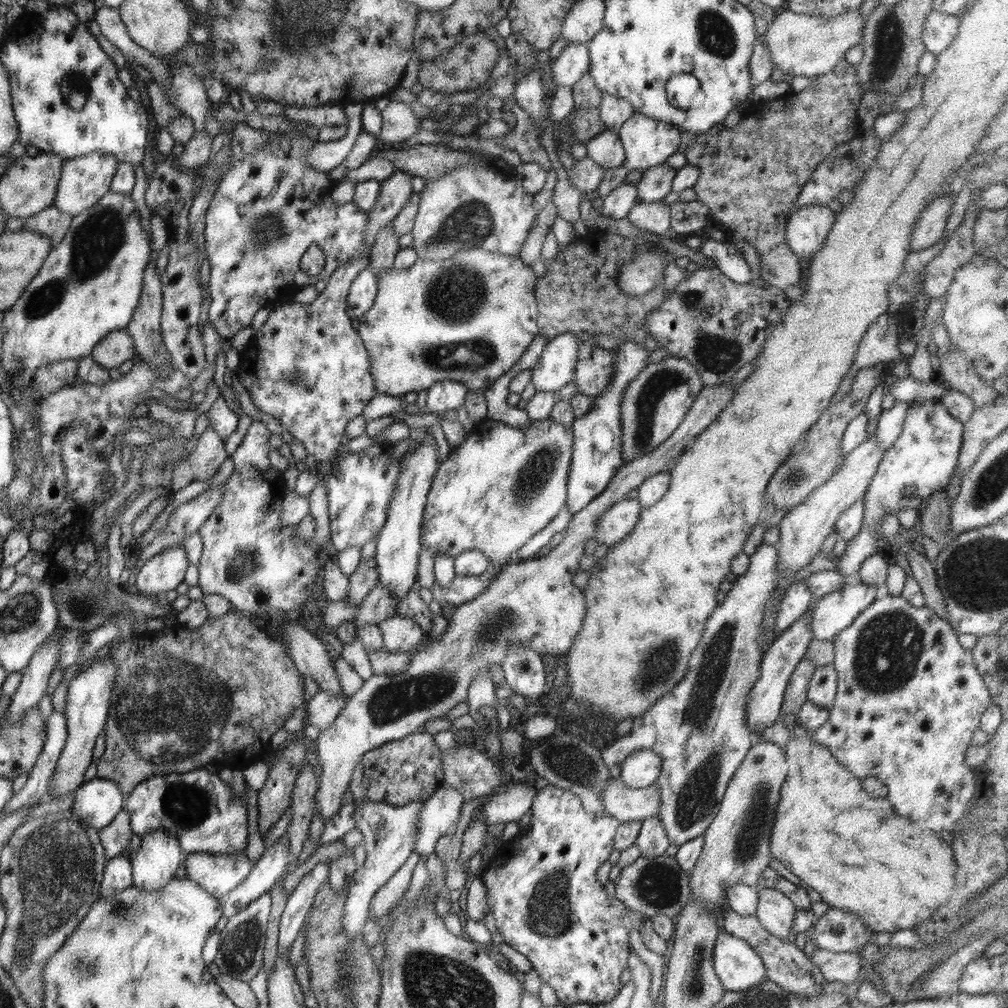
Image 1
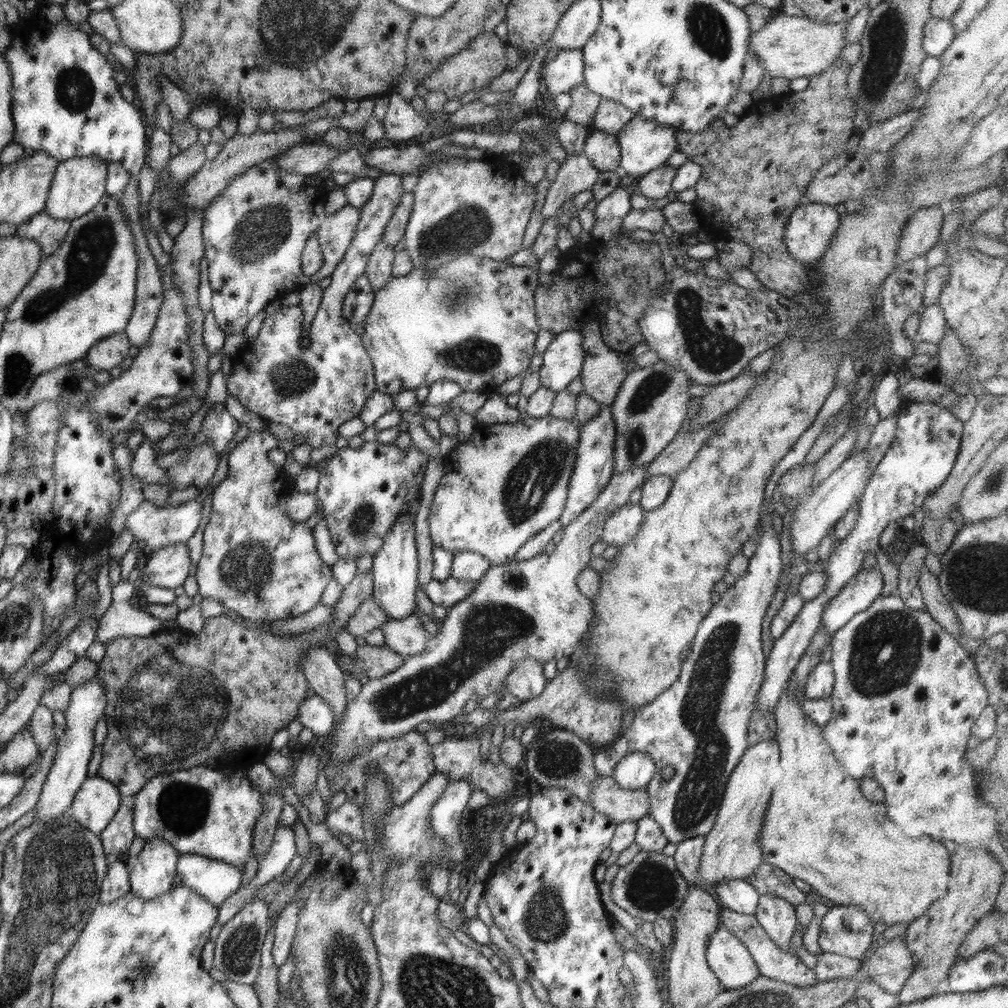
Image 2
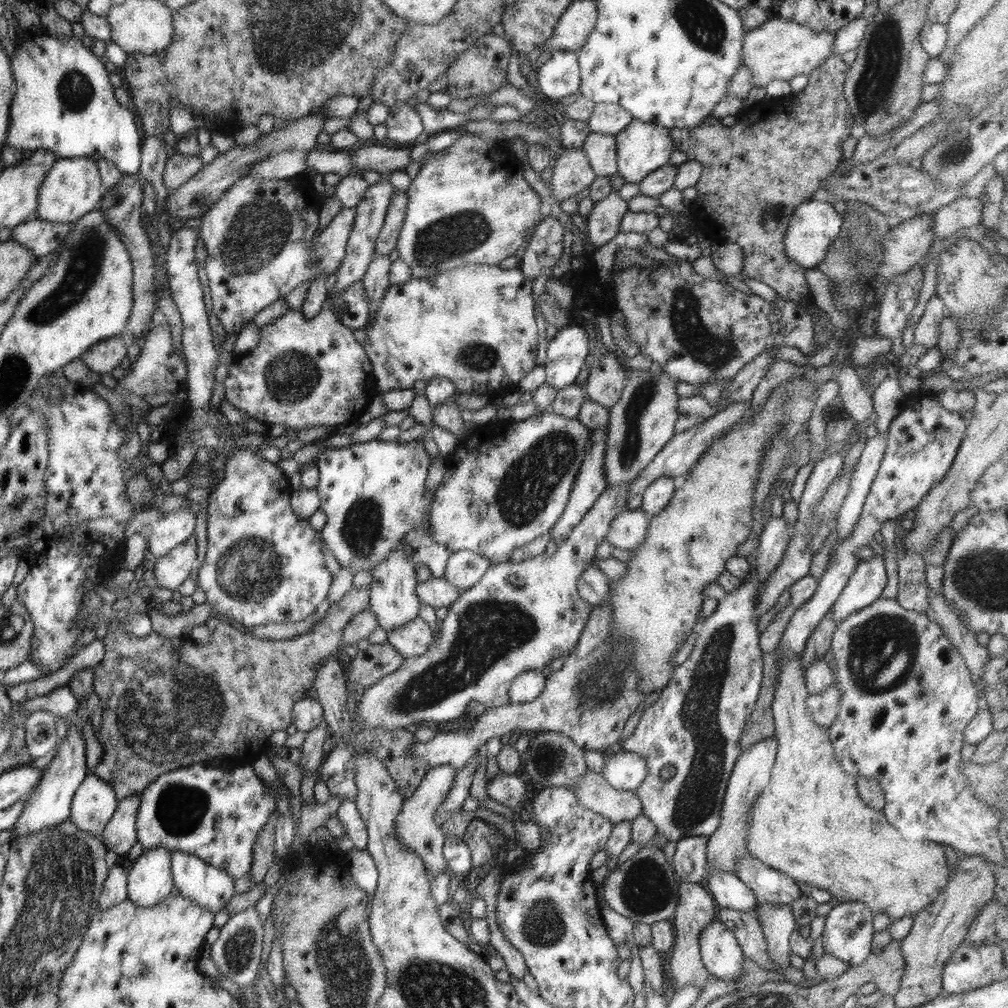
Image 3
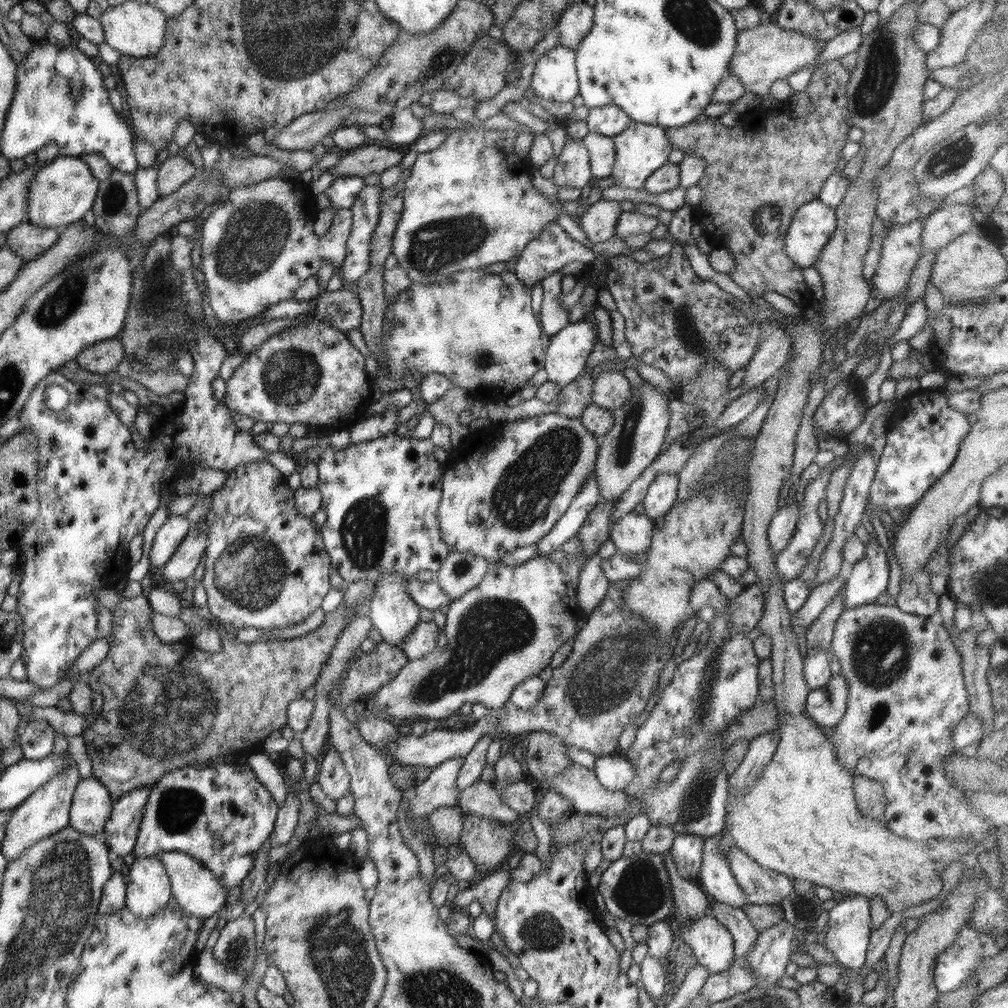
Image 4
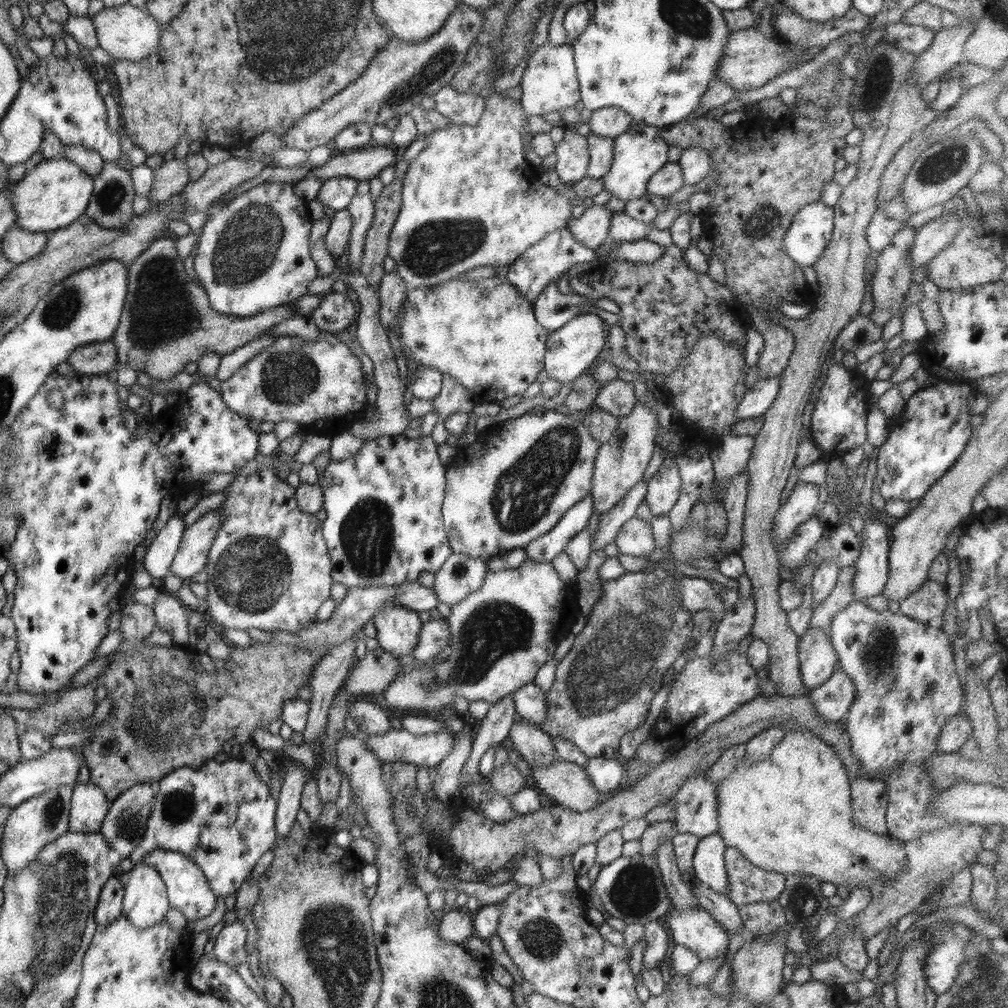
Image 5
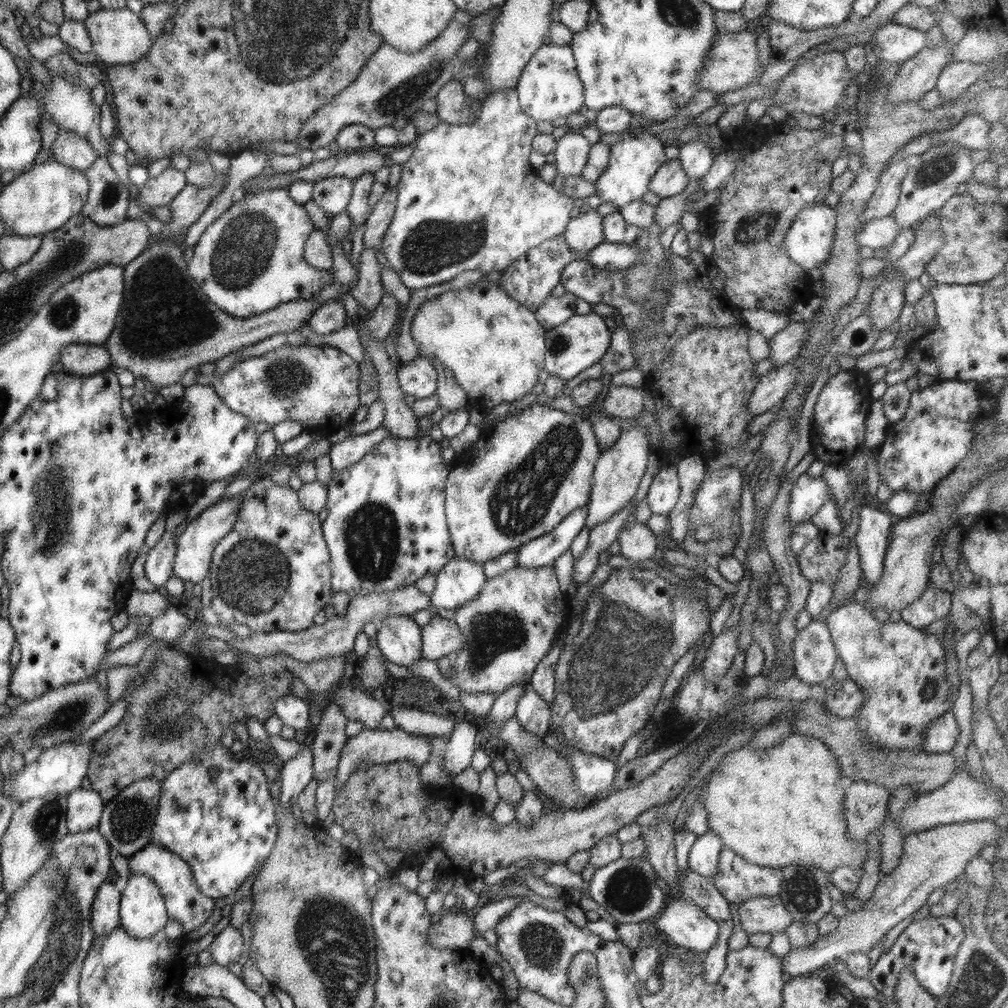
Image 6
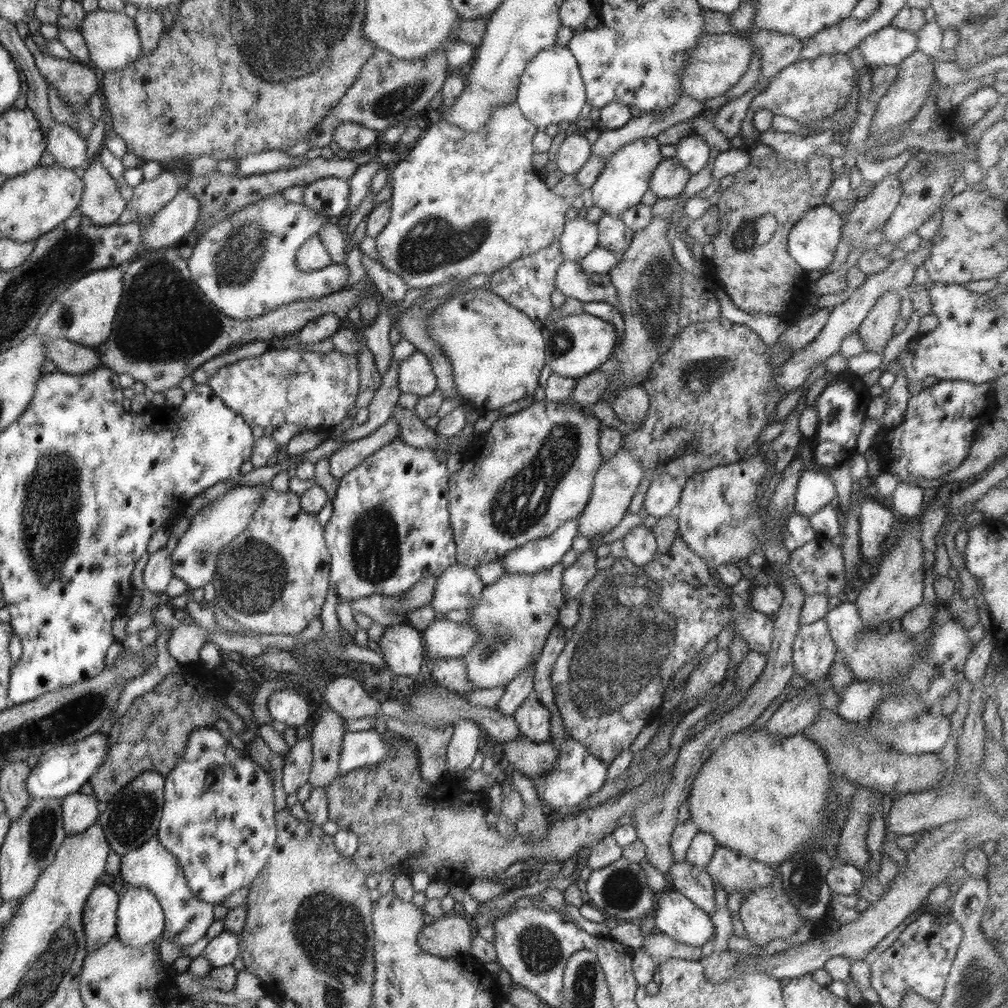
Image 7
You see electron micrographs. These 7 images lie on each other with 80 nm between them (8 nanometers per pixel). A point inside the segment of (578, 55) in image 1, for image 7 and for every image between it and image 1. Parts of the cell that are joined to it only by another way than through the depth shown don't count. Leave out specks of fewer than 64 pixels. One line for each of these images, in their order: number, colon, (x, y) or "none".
2: (564, 73)
3: (559, 77)
4: (555, 78)
5: (549, 83)
6: (549, 88)
7: (551, 90)

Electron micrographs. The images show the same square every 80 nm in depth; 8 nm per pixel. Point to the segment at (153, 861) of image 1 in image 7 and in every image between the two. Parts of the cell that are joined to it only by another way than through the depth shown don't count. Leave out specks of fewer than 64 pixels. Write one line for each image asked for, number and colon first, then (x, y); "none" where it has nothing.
2: (153, 874)
3: (149, 883)
4: (148, 889)
5: (145, 903)
6: (142, 913)
7: (140, 920)

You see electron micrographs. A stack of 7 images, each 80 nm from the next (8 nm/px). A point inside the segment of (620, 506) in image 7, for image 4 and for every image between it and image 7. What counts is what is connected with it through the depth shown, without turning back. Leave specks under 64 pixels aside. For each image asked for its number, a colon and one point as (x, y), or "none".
4: (637, 437)
5: (620, 462)
6: (617, 473)

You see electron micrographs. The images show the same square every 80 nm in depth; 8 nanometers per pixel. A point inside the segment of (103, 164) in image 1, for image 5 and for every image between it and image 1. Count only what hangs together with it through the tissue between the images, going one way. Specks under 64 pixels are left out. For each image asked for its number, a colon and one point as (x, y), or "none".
2: (79, 185)
3: (72, 188)
4: (62, 192)
5: (54, 192)

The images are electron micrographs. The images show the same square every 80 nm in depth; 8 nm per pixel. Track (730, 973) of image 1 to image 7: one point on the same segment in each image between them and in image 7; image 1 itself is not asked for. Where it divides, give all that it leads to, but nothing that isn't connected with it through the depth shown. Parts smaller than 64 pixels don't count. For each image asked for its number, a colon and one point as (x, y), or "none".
2: (730, 959)
3: (721, 955)
4: (709, 940)
5: (696, 929)
6: (685, 924)
7: (677, 916)

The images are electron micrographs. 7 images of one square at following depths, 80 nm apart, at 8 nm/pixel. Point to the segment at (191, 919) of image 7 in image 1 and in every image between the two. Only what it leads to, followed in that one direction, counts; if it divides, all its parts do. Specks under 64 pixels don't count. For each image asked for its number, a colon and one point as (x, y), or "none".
1: (218, 874)
2: (216, 881)
3: (210, 887)
4: (198, 892)
5: (191, 893)
6: (173, 876)

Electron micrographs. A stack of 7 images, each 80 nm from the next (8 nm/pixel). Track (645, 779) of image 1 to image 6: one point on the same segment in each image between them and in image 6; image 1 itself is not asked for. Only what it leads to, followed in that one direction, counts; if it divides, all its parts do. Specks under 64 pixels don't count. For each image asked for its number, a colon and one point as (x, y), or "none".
2: (634, 772)
3: (625, 771)
4: (615, 772)
5: (607, 775)
6: (593, 775)

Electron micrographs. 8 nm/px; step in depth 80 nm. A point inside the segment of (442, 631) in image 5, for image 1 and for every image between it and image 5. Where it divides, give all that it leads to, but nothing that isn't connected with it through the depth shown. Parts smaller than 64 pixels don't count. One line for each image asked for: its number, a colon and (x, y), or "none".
1: (401, 634)
2: (406, 637)
3: (413, 639)
4: (422, 641)

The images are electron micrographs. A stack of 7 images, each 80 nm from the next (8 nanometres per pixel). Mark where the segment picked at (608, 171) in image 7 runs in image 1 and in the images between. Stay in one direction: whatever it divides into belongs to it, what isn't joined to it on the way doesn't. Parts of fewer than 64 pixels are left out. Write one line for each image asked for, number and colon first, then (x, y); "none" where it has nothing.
1: (647, 142)
2: (644, 145)
3: (642, 147)
4: (641, 149)
5: (638, 153)
6: (634, 160)

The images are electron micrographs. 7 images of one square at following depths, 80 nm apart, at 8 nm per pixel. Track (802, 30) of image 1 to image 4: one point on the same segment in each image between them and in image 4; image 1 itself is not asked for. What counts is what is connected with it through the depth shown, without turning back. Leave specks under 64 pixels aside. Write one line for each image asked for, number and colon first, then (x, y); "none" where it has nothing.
2: (791, 47)
3: (779, 49)
4: (765, 53)

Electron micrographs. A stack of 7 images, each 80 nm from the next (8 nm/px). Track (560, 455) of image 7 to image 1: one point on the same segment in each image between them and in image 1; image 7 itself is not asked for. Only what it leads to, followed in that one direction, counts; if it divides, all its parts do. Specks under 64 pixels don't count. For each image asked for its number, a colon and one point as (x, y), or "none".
1: (501, 486)
2: (500, 488)
3: (501, 490)
4: (507, 491)
5: (515, 484)
6: (524, 475)

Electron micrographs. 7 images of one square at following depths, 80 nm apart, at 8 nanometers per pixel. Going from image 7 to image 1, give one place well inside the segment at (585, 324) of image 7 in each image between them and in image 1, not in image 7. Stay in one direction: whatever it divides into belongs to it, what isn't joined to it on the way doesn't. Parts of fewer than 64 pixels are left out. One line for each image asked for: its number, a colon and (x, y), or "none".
1: (554, 369)
2: (563, 359)
3: (566, 353)
4: (565, 358)
5: (571, 350)
6: (574, 346)

